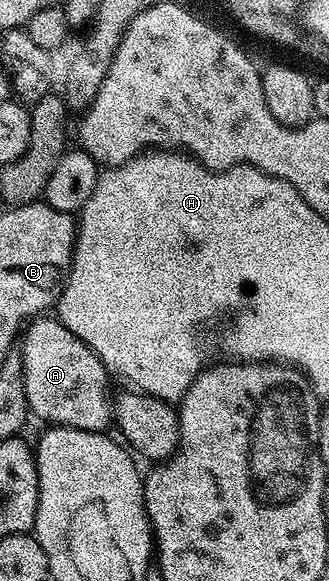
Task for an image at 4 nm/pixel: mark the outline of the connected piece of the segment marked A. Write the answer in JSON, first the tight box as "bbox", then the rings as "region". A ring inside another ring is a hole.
{"bbox":[21,315,113,433],"region":[[[40,315],[26,326],[21,346],[25,399],[34,416],[52,426],[64,425],[94,433],[112,428],[113,393],[107,390],[109,370],[73,331],[66,329],[54,316]]]}

